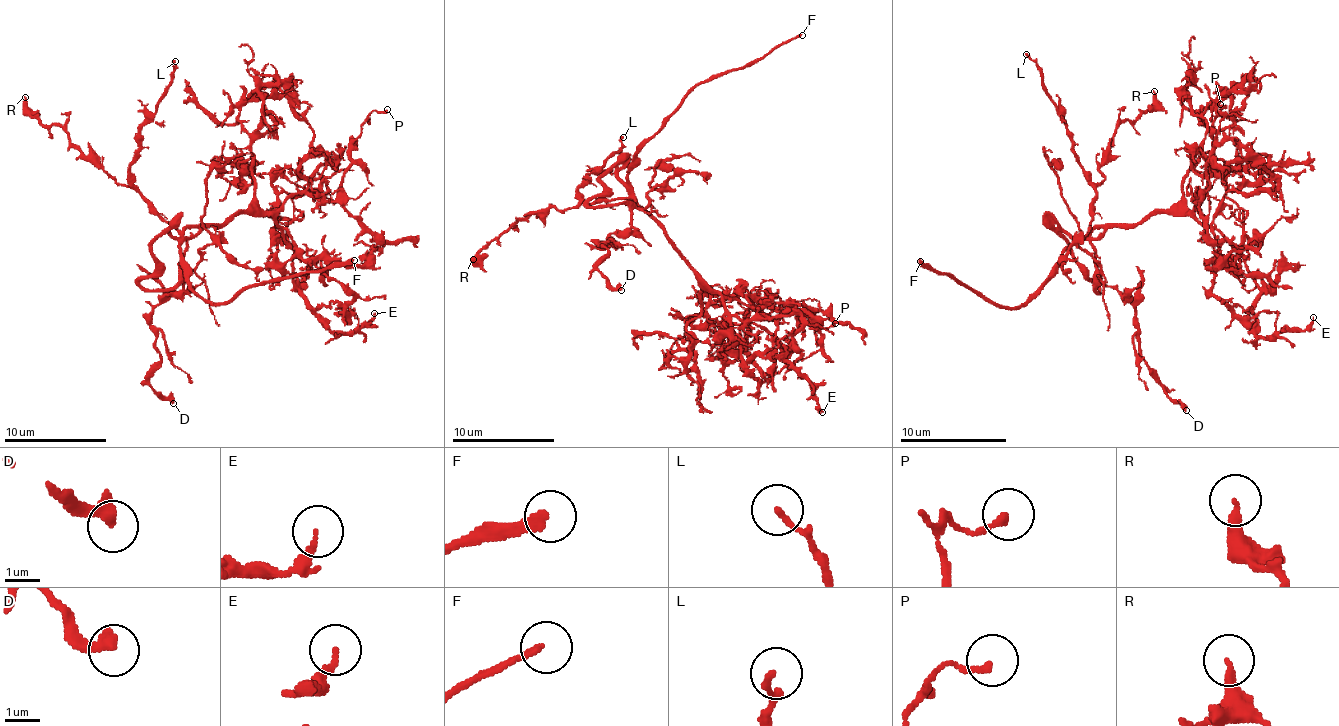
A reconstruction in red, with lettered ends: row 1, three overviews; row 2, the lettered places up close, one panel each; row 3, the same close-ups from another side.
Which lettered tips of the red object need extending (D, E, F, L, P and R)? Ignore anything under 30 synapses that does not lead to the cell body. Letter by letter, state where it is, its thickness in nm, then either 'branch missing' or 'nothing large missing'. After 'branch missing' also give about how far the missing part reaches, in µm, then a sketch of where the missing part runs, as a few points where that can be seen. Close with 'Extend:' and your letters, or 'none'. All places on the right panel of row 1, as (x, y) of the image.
D: place (1186, 410); calibre 380 nm; nothing large missing
E: place (1313, 317); calibre 180 nm; nothing large missing
F: place (920, 261); calibre 220 nm; branch missing; missing 30 µm
L: place (1026, 54); calibre 160 nm; nothing large missing
P: place (1220, 104); calibre 190 nm; nothing large missing
R: place (1154, 91); calibre 320 nm; nothing large missing
Extend: F

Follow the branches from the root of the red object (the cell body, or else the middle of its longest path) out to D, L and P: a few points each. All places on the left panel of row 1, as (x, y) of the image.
D: (211, 227), (203, 227), (188, 242), (180, 262), (183, 288), (152, 311), (160, 367), (150, 385), (173, 403)
L: (211, 227), (175, 229), (132, 183), (129, 168), (140, 148), (142, 125), (160, 102), (175, 61)
P: (211, 227), (234, 214), (272, 214), (295, 194), (321, 194), (333, 201), (361, 125), (374, 109), (387, 109)

